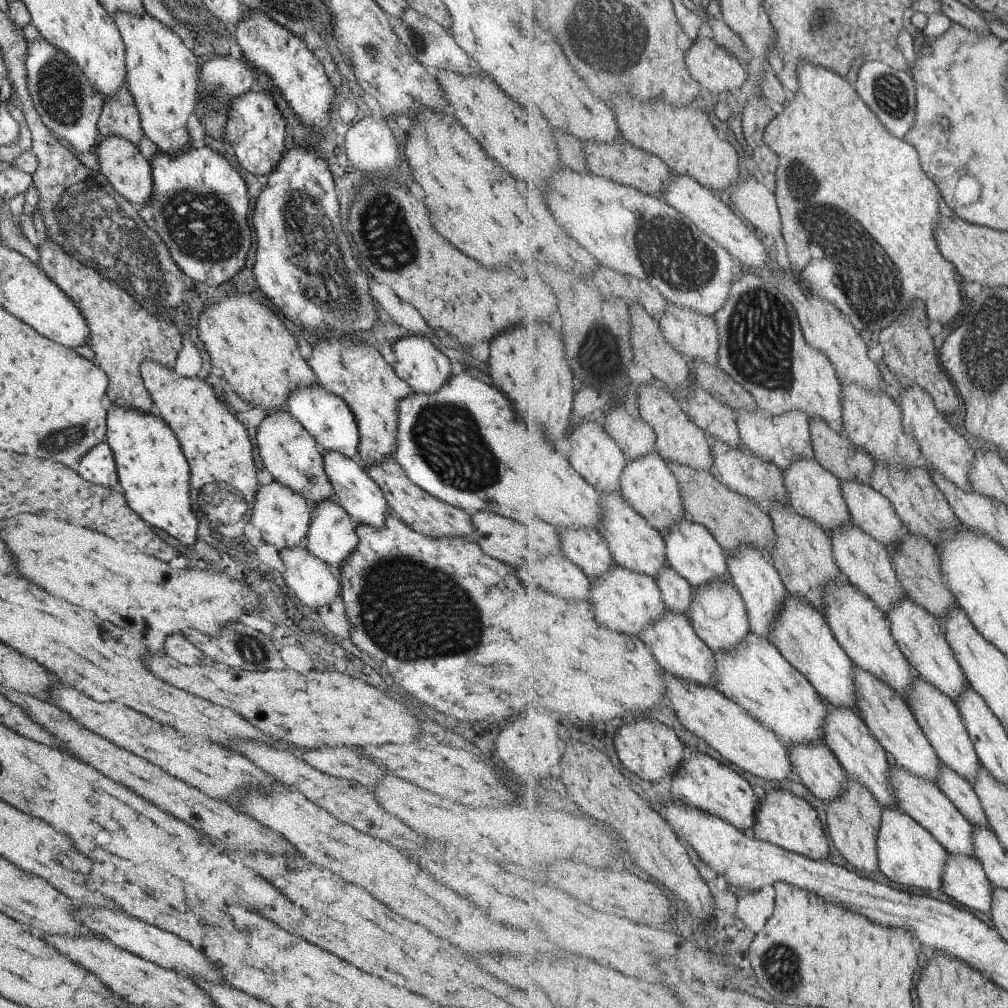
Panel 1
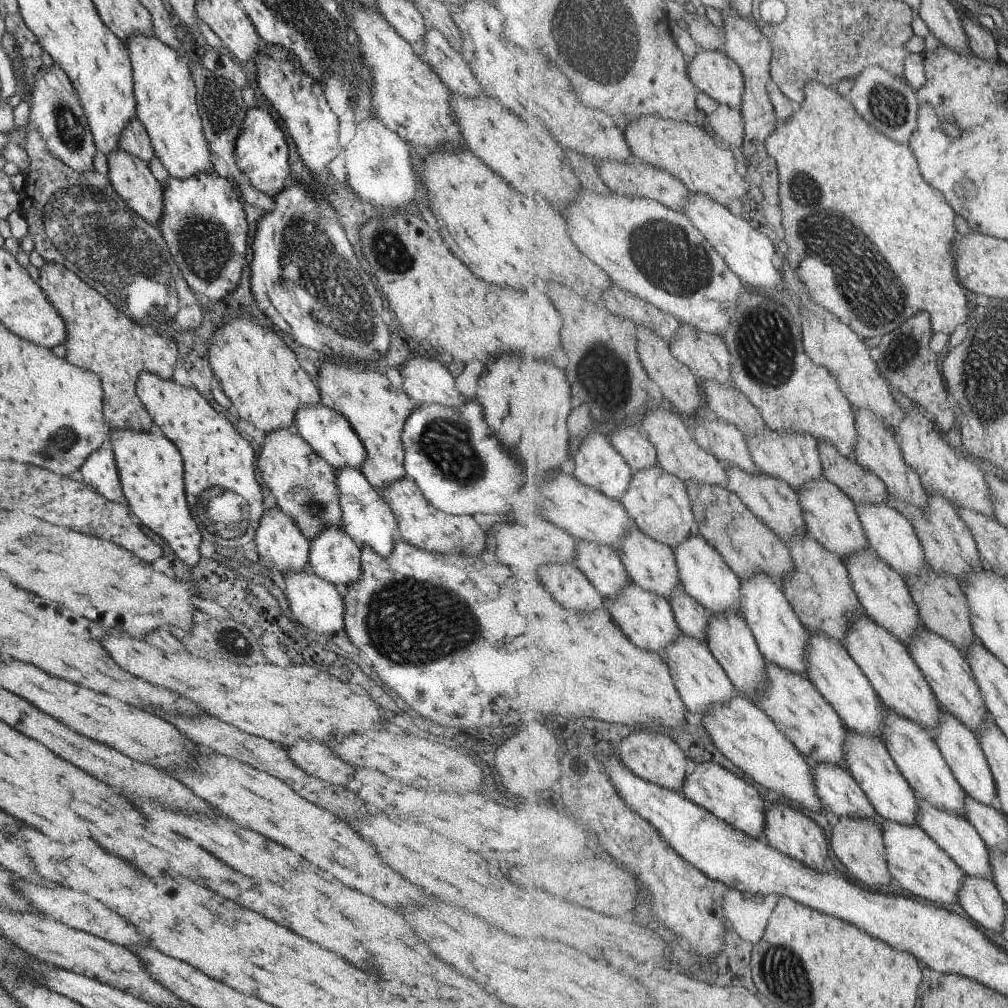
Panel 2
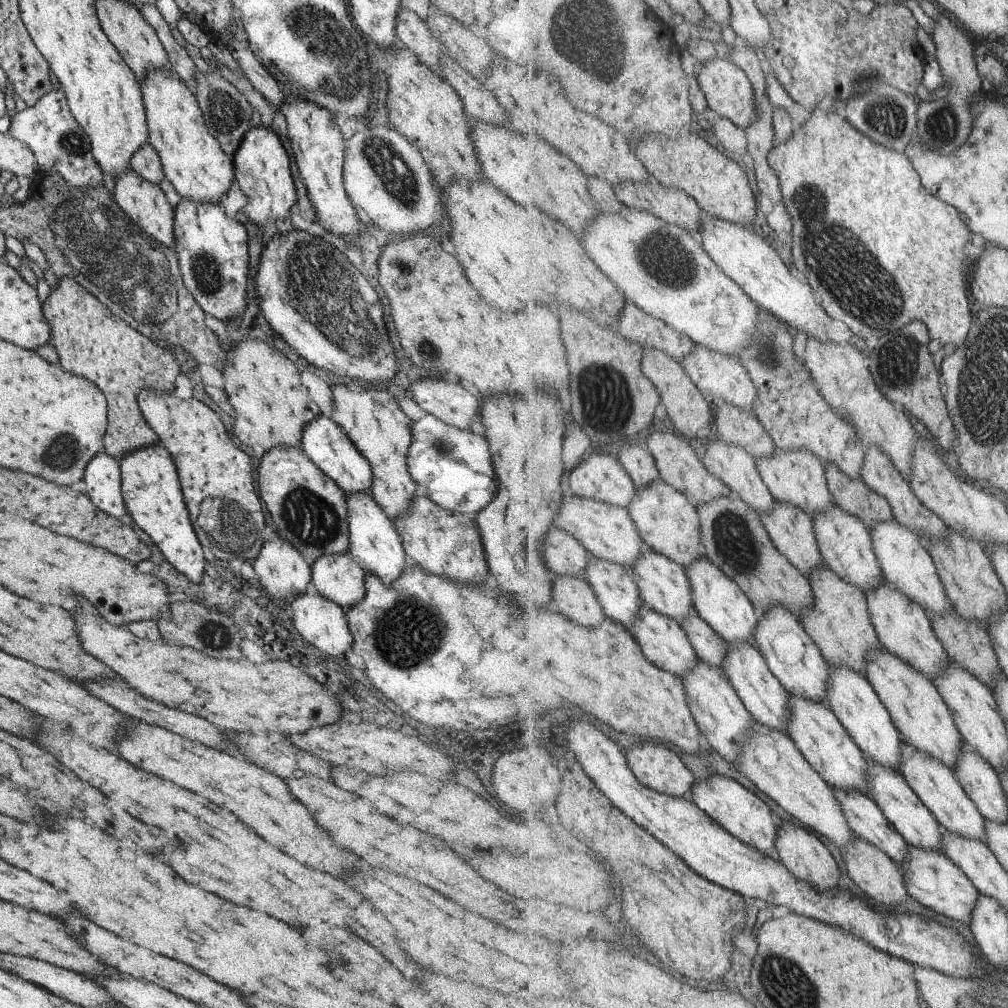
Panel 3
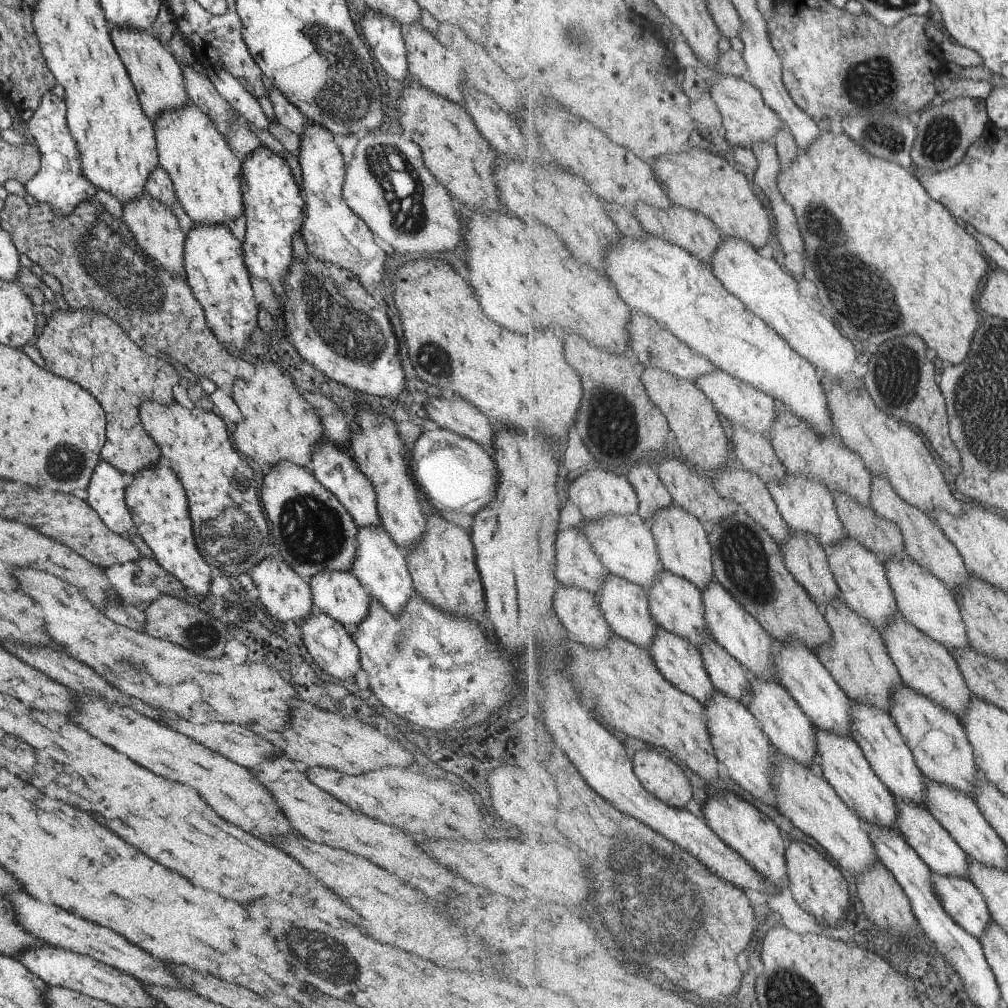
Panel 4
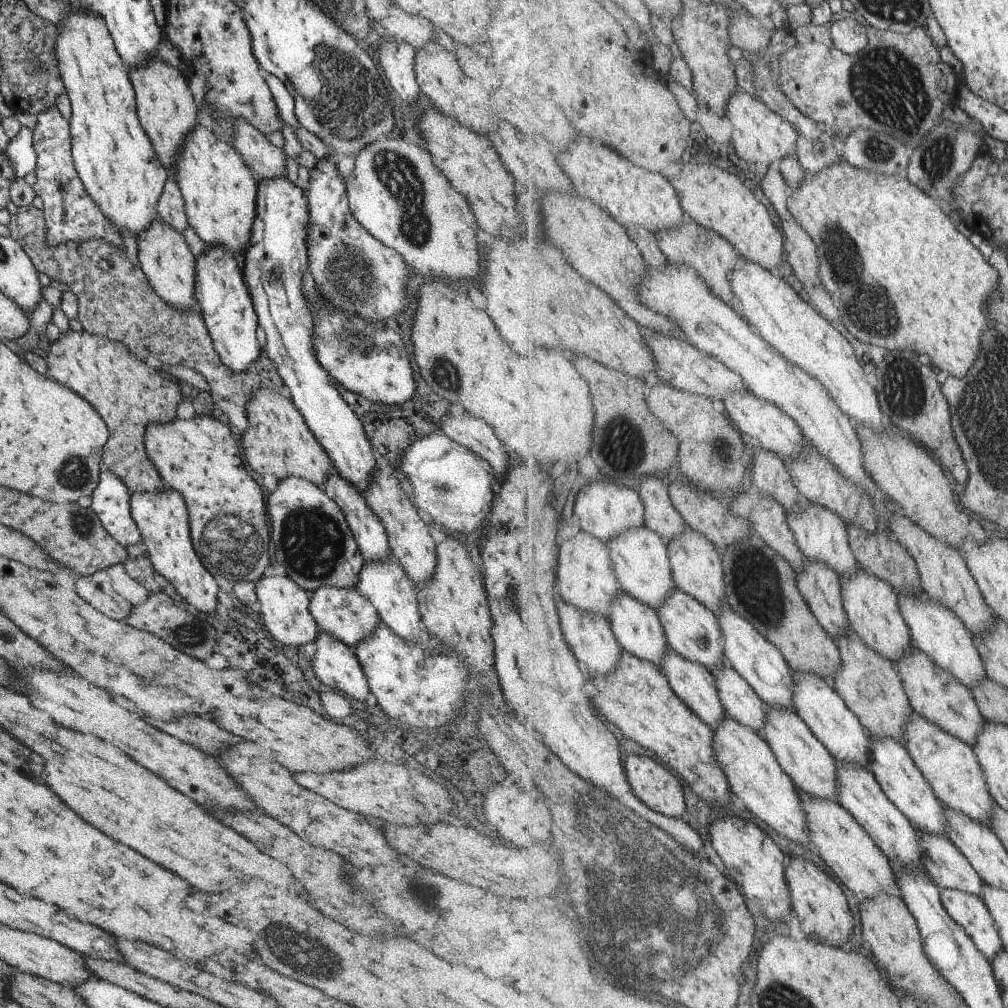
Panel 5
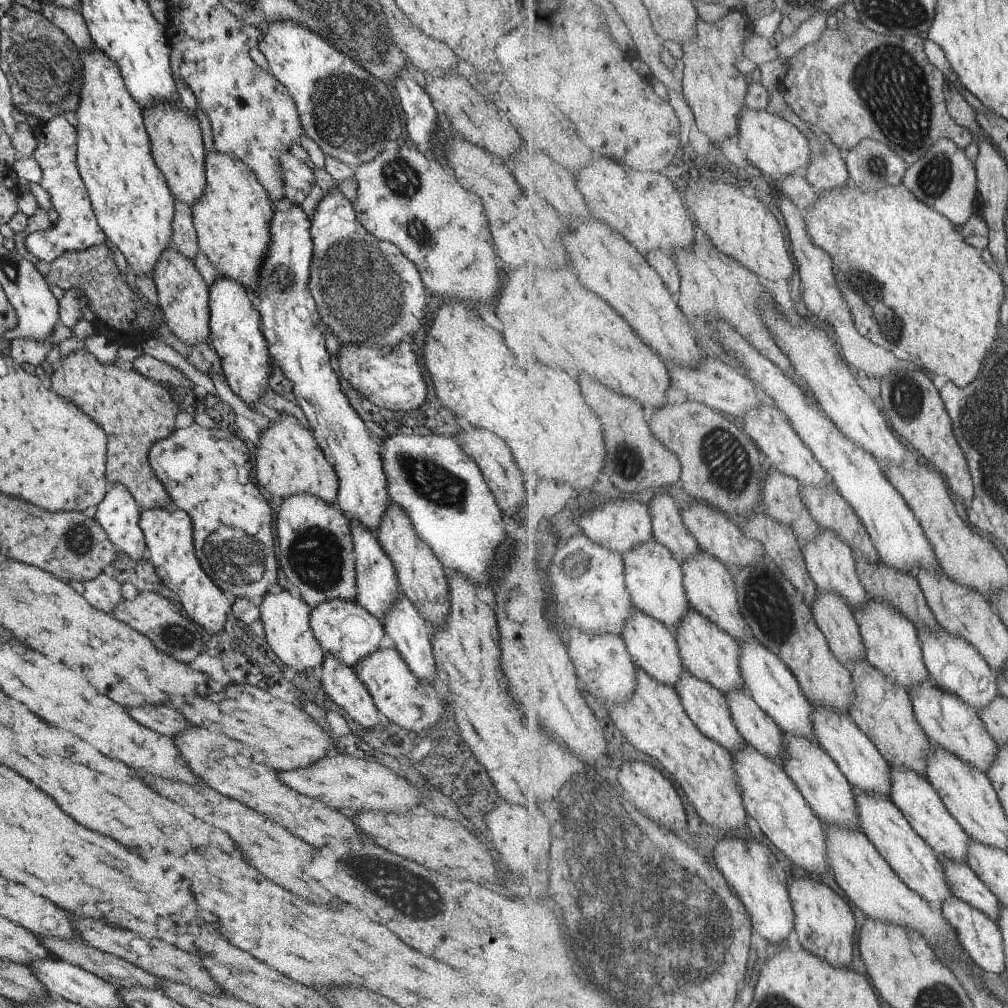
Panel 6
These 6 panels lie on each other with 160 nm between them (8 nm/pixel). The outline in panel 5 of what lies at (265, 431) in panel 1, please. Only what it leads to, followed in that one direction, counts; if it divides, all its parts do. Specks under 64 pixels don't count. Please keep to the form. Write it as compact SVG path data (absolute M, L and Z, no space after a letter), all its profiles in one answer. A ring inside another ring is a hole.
M295 475L283 477L275 483L274 489L268 492L266 508L271 524L270 540L275 548L273 552L275 560L283 566L285 575L295 584L309 594L320 586L355 588L358 572L364 561L362 554L353 540L344 514L321 487Z

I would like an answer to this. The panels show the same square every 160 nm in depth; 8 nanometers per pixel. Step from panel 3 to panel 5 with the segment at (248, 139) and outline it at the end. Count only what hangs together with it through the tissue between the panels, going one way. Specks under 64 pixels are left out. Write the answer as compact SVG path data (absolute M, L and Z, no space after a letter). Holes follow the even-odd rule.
M285 177L263 178L256 182L255 204L250 235L242 251L242 277L256 322L265 333L263 350L275 362L282 384L289 388L294 407L325 449L332 469L363 492L376 466L369 440L355 414L333 387L333 378L316 361L311 342L311 310L301 293L301 275L308 266L304 243L309 218L305 192Z

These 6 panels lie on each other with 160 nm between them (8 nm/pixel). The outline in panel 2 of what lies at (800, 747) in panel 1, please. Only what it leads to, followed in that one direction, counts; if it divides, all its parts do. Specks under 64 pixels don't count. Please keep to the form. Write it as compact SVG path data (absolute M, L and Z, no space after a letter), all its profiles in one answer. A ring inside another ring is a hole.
M811 762L811 768L825 810L832 811L837 817L875 819L881 826L883 819L846 766Z

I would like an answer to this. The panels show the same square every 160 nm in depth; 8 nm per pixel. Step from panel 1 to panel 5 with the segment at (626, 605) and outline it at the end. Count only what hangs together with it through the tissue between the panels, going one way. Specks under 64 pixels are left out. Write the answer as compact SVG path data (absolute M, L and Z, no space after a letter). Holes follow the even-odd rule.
M670 646L667 657L664 658L660 668L666 674L676 694L684 699L685 704L687 704L693 712L696 712L701 720L704 720L707 725L715 730L722 723L727 712L724 702L721 702L716 678L712 671L704 664L690 661L687 657L679 654L675 649L671 649Z

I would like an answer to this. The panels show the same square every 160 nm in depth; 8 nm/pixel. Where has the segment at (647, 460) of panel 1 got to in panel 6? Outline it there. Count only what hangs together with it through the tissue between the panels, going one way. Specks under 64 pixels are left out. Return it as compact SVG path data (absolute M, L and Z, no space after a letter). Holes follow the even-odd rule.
M701 550L696 557L691 557L682 563L684 568L685 588L688 592L690 606L703 613L707 618L716 622L729 634L741 642L750 638L751 630L746 624L744 614L740 609L740 598L738 597L738 586L734 580L734 571L729 566L711 556L707 551Z

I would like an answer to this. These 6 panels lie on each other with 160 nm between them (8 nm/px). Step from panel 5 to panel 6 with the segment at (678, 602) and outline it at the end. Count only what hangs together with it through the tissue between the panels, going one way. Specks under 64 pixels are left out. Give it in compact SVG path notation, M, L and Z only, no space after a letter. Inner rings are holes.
M689 609L684 621L674 631L679 643L680 655L685 668L701 680L714 684L725 694L730 690L744 688L745 681L740 667L740 646L736 638L707 618L697 609Z

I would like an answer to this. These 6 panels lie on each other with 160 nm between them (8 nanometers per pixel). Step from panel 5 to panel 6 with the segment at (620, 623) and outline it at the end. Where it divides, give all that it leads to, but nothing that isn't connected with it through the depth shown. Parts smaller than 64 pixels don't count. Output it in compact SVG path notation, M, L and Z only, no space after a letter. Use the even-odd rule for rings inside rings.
M633 608L632 616L628 618L621 636L625 639L628 651L637 666L646 670L664 685L676 686L683 677L685 666L680 655L679 643L672 629L641 609Z

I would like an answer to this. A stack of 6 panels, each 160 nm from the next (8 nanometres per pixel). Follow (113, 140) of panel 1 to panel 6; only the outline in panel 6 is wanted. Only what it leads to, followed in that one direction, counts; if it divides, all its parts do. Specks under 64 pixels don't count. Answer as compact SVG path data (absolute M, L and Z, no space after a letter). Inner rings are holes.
M165 247L152 270L158 308L162 311L166 330L188 345L200 343L208 338L208 288L193 266L191 259L173 248Z

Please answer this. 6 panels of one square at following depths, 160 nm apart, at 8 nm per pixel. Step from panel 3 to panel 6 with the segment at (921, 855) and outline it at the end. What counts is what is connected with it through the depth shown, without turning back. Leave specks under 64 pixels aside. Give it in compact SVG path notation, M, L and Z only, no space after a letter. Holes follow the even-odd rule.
M953 895L943 902L942 912L949 924L957 932L957 940L963 950L969 954L975 966L980 967L991 976L1001 976L1006 972L1006 950L1004 947L1004 934L998 921L994 921L988 914L973 908L971 904Z

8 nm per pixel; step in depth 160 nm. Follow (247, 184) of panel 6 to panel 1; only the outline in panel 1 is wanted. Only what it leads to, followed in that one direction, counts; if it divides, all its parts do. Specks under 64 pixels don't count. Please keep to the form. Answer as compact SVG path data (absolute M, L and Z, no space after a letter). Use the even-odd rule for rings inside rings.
M117 11L112 14L112 17L124 44L125 85L133 97L142 131L162 153L168 155L180 153L185 147L191 145L186 122L189 115L195 111L195 104L197 104L200 60L183 45L179 36L169 26L157 21L146 12L142 15L132 15Z

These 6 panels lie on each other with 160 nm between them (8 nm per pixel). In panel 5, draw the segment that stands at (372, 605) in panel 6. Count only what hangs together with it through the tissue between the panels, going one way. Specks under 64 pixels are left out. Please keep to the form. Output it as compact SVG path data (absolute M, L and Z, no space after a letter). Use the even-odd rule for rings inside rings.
M329 470L329 474L321 484L323 492L339 507L344 514L345 522L348 524L353 540L356 542L359 552L362 554L364 561L380 561L389 554L388 542L384 533L384 526L381 521L373 514L373 511L367 506L361 492L356 489L354 484L346 481L335 470Z

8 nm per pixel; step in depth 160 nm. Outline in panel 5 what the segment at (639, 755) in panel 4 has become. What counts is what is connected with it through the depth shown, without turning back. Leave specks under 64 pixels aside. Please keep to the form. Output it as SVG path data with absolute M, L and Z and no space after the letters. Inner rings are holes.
M645 754L631 756L625 768L633 790L646 805L672 817L685 814L685 790L673 770Z

